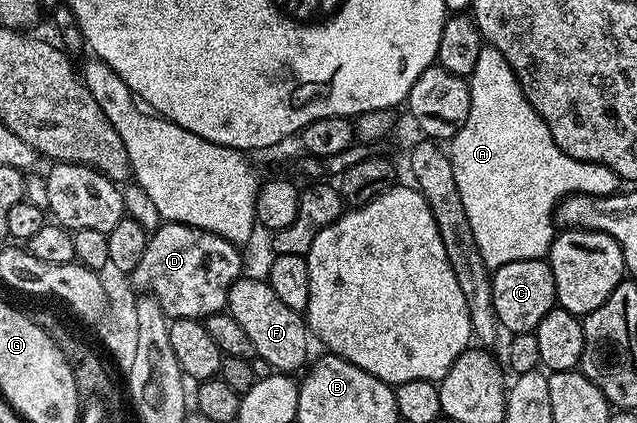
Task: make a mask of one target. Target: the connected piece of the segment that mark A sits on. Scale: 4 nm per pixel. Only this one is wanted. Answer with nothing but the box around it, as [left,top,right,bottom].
[450,47,618,270]

